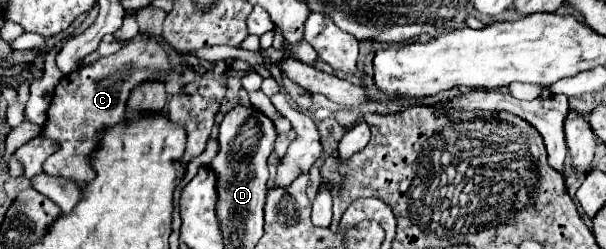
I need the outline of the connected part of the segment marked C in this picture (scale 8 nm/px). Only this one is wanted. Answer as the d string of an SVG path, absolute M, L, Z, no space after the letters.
M130 40L120 52L104 56L90 66L80 66L66 74L54 88L48 120L42 126L42 134L54 138L60 144L60 150L44 162L44 172L48 176L70 178L76 184L86 186L96 176L88 156L98 150L106 126L116 126L124 120L124 110L134 86L152 82L154 78L168 82L170 70L172 66L168 62L168 54L160 44L154 40Z

